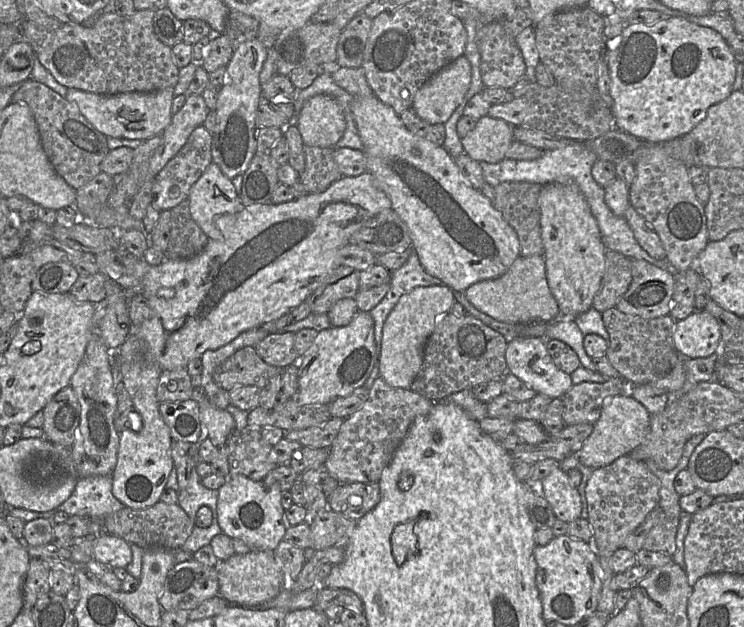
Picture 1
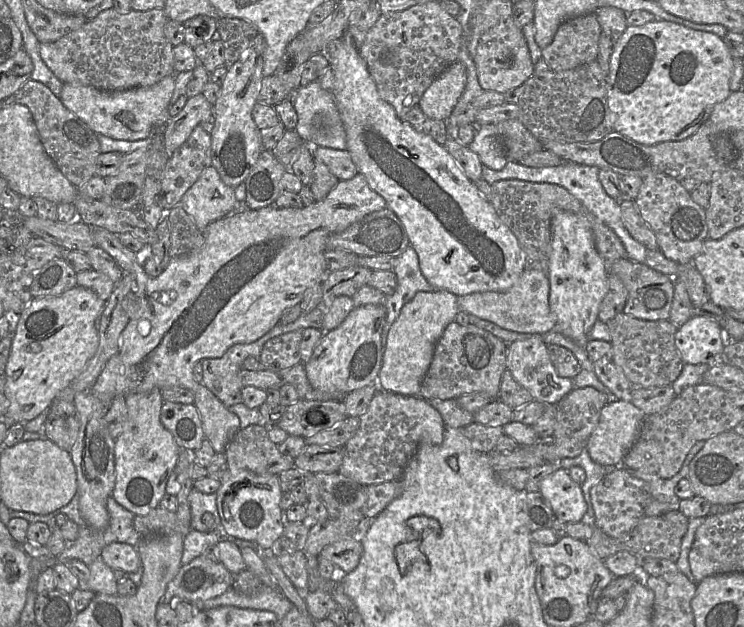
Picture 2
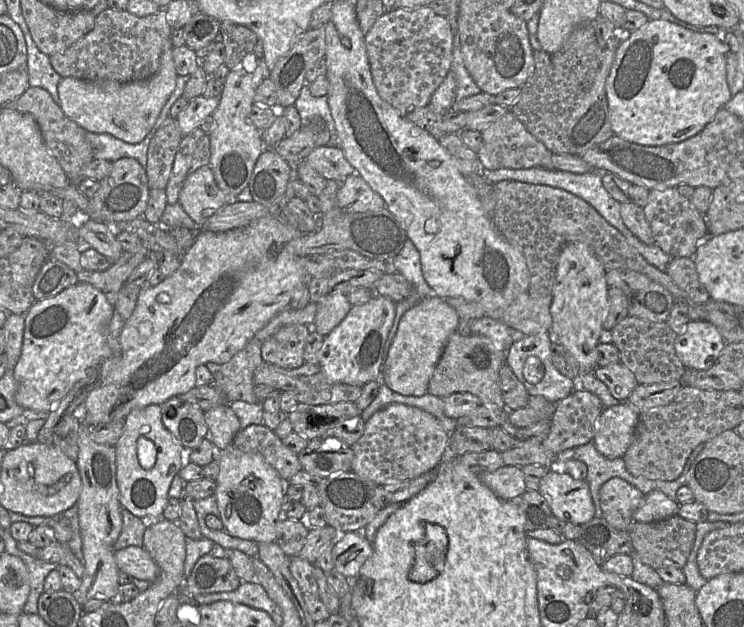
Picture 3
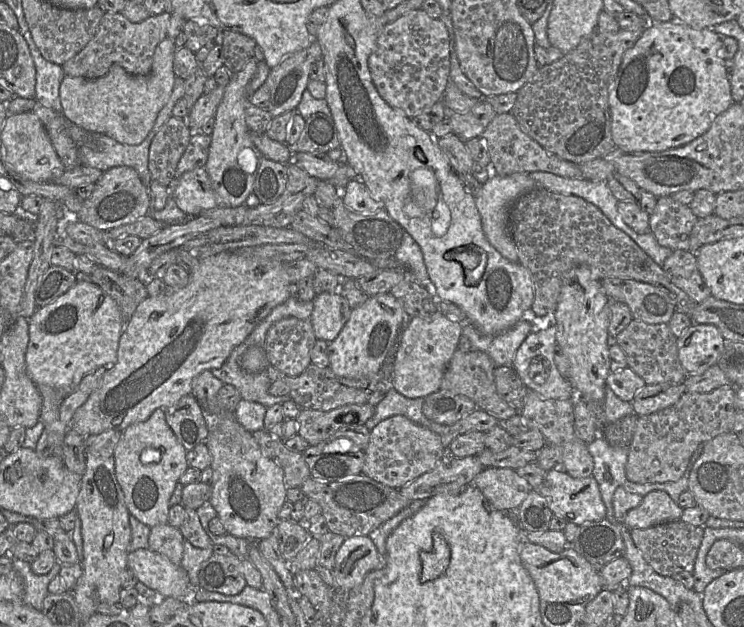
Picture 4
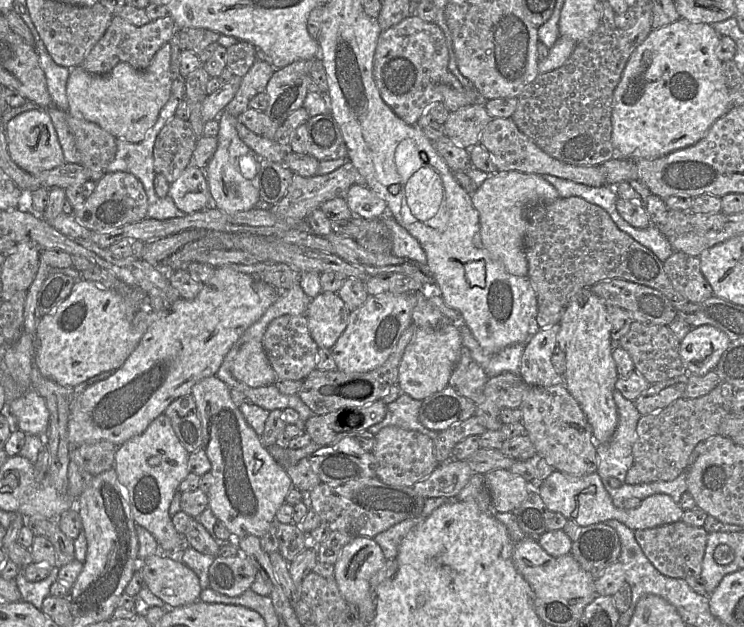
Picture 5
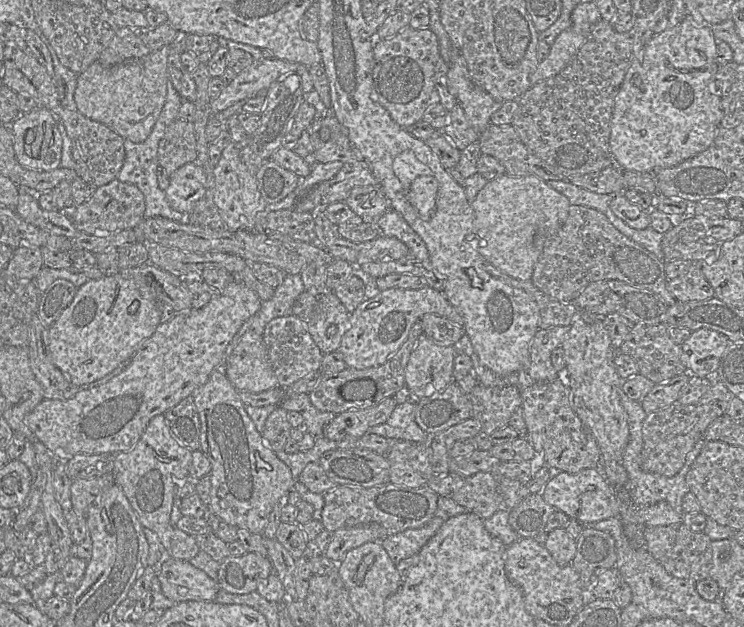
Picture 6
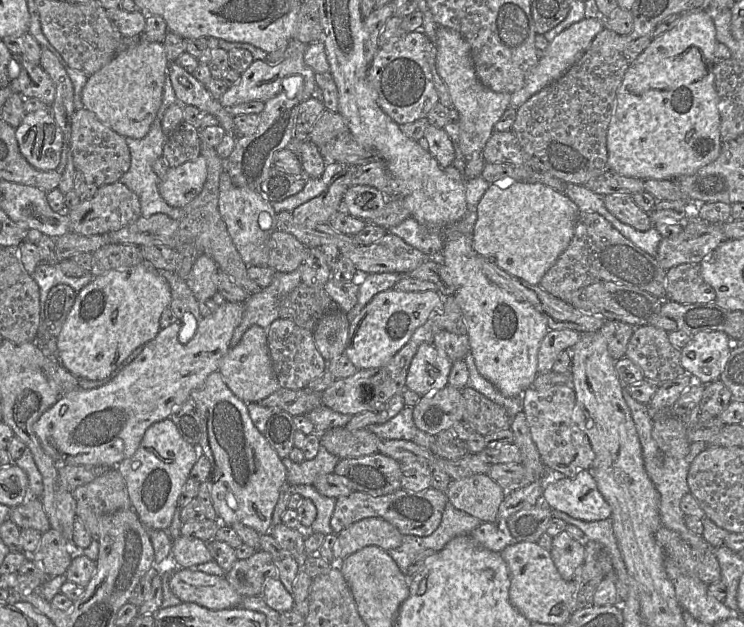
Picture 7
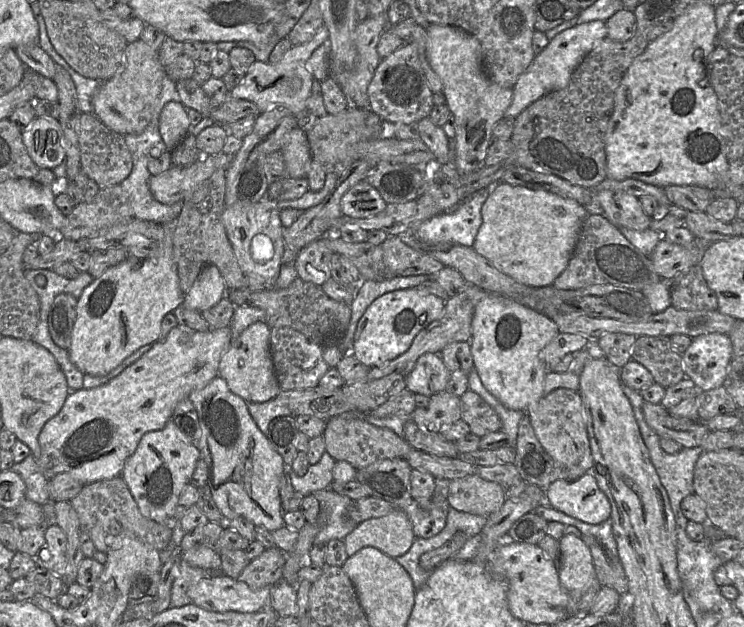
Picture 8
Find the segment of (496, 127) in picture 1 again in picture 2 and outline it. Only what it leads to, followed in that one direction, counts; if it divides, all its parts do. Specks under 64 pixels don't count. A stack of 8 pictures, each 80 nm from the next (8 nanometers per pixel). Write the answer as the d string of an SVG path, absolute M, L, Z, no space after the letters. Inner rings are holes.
M496 124L479 125L468 148L479 156L483 165L493 170L502 169L508 162Z

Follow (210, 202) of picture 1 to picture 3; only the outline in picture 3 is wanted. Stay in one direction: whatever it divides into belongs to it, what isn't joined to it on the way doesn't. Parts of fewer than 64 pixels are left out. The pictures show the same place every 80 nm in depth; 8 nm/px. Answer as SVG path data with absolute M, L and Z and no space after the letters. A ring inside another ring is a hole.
M209 165L190 174L179 193L179 203L187 215L201 228L221 207L236 198L222 191Z

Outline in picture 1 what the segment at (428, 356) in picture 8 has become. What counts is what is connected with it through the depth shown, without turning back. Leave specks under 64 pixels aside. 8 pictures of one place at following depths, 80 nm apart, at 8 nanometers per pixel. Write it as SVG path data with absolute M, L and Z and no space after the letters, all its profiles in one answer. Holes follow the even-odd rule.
M446 285L415 287L401 296L384 322L378 359L379 376L389 386L410 389L421 369L428 338L438 320L450 312L455 301L452 290Z

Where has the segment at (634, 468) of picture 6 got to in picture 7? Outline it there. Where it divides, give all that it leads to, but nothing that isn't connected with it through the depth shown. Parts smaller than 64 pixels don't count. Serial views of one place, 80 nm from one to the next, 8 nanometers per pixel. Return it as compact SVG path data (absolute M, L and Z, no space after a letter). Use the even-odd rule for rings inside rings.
M626 387L622 388L622 395L630 409L631 416L642 446L642 455L645 470L660 495L659 510L662 526L677 532L682 537L682 539L688 542L692 547L696 549L706 549L710 547L714 550L715 553L715 548L710 545L702 535L697 535L686 527L686 515L684 514L680 506L683 496L690 492L687 482L687 476L690 466L696 456L706 449L706 447L708 446L707 442L691 443L689 453L681 459L666 456L659 449L656 441L652 437L653 421L651 418L651 409L646 404L640 403L632 398Z

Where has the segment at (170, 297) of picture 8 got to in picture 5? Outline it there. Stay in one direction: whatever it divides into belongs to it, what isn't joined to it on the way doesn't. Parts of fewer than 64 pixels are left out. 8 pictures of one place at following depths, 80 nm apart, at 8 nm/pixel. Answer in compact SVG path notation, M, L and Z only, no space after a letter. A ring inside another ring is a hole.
M79 279L70 295L54 311L41 317L34 334L34 364L44 377L74 388L103 372L120 368L148 325L159 316L147 308L139 309L134 317L127 315L127 303L120 294Z

